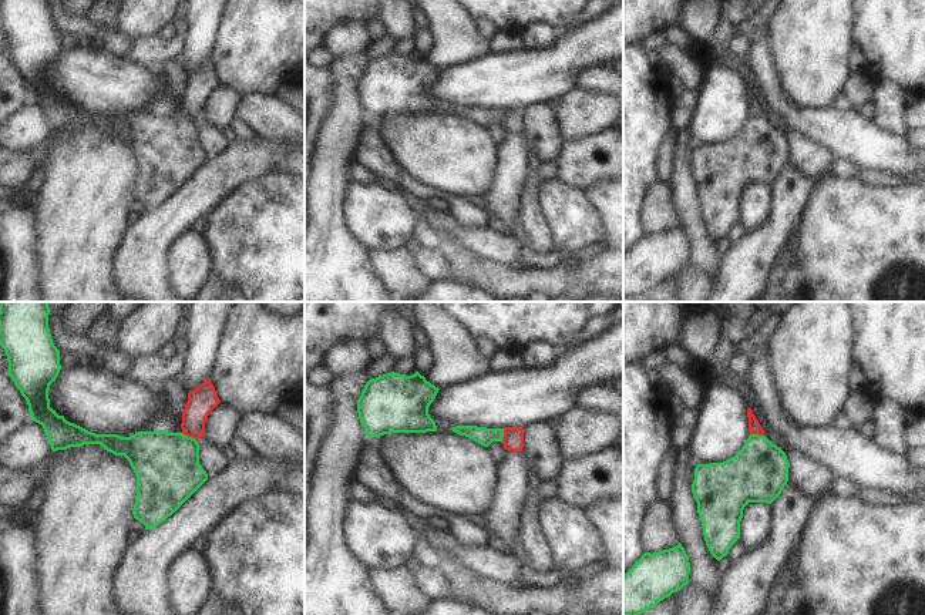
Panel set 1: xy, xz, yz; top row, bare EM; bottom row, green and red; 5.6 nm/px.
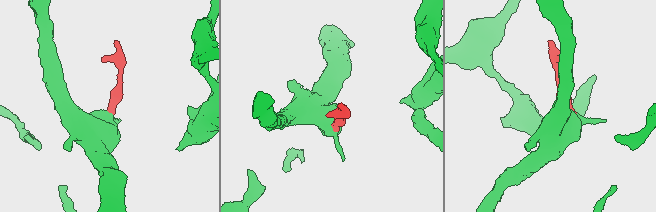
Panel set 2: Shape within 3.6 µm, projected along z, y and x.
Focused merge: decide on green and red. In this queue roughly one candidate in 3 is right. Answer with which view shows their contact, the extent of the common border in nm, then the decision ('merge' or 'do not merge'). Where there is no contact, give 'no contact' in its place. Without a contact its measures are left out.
xy | 100 nm | do not merge

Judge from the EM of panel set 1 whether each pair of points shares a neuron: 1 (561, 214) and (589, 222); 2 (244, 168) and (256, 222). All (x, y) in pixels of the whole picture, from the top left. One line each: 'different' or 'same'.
1: same
2: different

